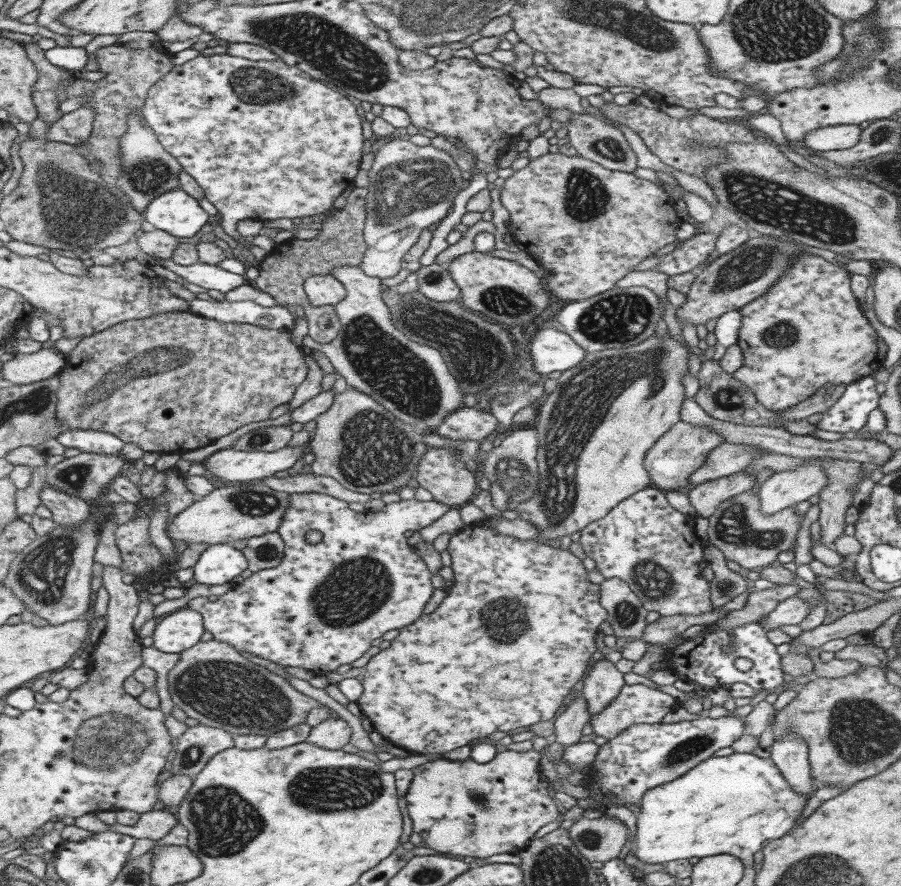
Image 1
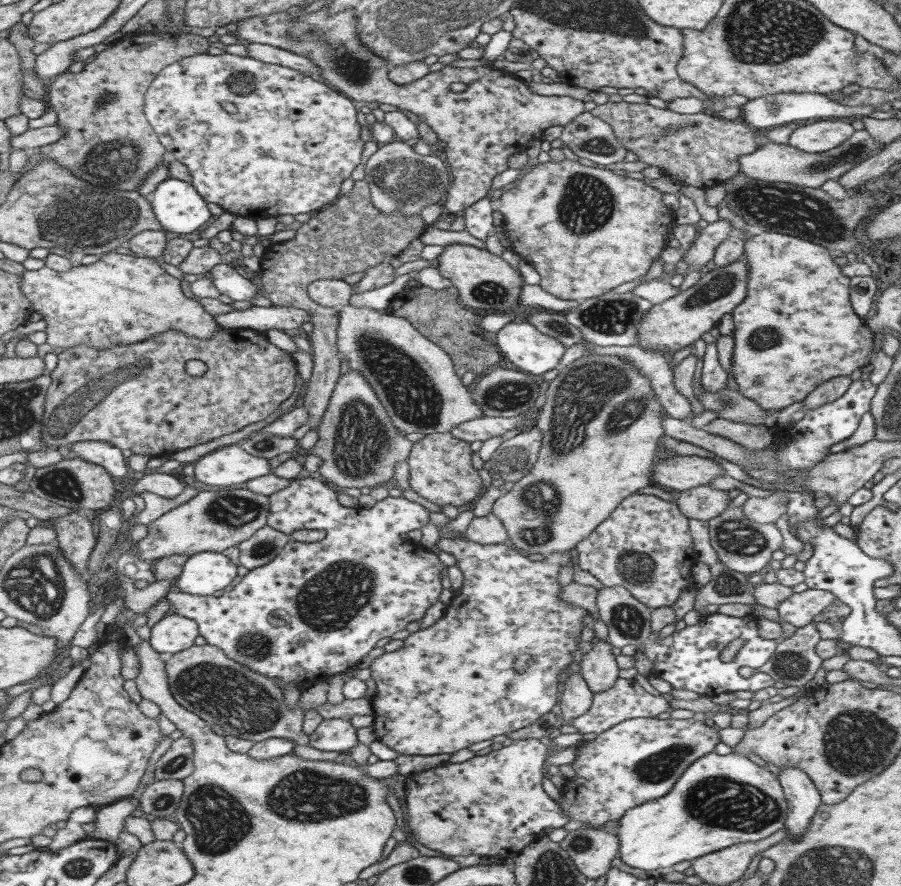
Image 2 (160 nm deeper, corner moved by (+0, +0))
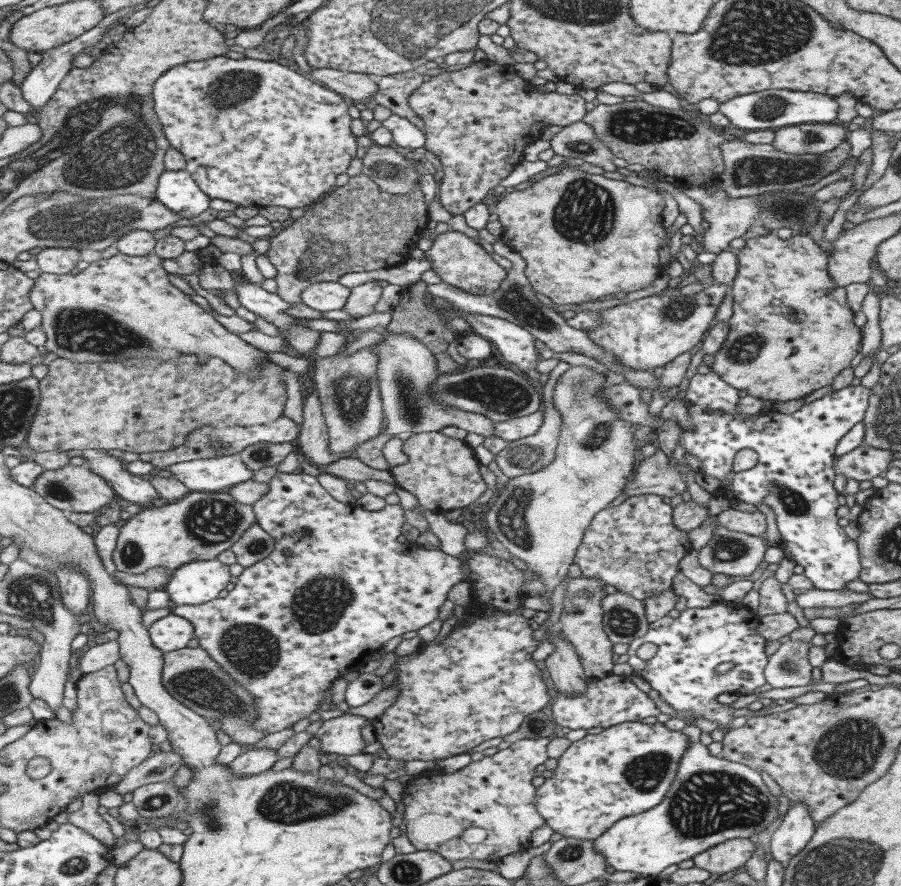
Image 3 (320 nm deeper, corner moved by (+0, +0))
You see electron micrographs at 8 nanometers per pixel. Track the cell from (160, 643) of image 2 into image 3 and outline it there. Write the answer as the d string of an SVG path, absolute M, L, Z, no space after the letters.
M172 613L152 622L146 629L151 644L162 653L185 648L193 636L191 623Z

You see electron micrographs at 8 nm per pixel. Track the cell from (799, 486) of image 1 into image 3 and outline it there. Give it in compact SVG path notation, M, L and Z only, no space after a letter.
M732 508L717 514L717 527L727 531L745 532L747 535L761 537L766 529L765 517L762 513L739 512Z

